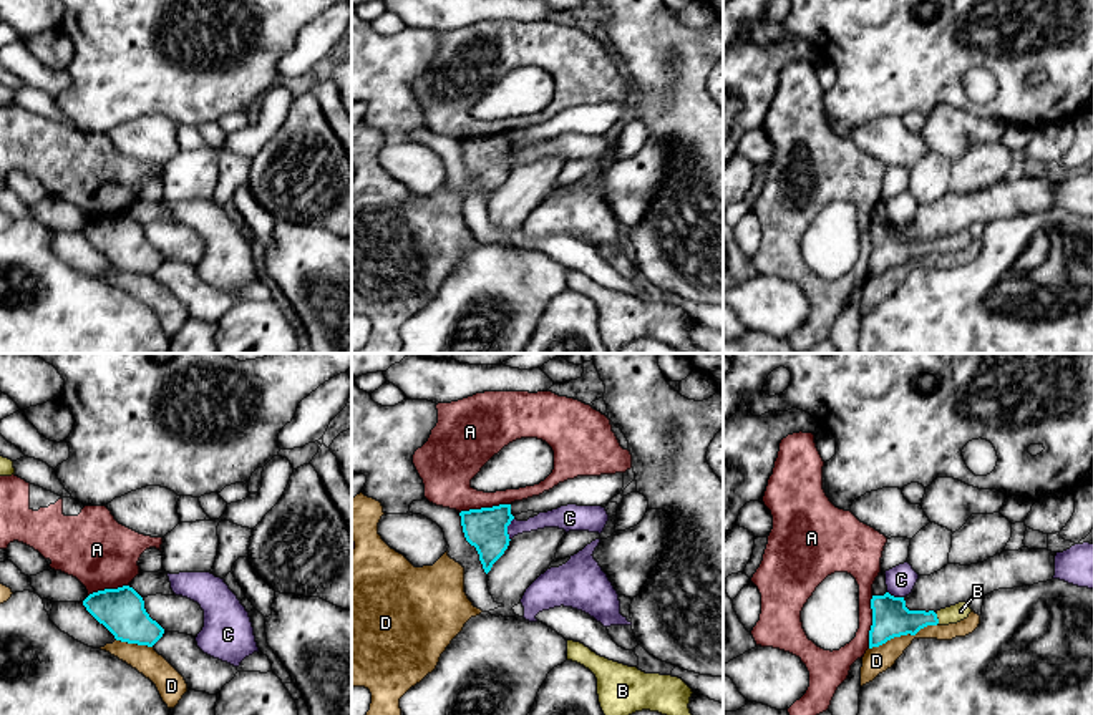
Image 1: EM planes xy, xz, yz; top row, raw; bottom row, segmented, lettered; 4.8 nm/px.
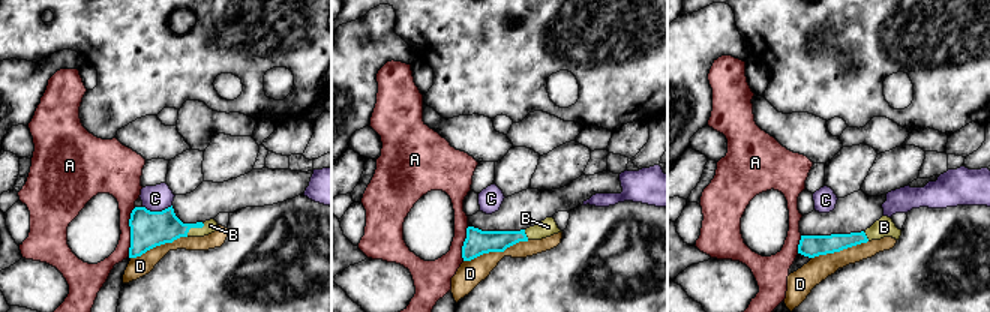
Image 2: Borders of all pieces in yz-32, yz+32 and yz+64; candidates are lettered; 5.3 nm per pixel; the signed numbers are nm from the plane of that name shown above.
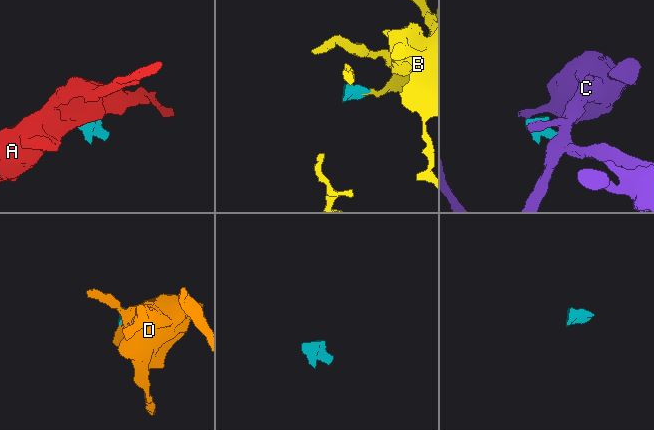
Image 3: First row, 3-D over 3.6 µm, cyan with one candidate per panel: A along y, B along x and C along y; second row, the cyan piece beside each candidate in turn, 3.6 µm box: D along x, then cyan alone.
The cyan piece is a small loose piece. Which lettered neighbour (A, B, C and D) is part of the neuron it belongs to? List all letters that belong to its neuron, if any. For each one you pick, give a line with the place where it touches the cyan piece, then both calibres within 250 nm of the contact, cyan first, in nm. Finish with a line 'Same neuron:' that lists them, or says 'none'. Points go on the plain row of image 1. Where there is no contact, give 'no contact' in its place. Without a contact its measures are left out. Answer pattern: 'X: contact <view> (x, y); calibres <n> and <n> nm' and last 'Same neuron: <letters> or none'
B: contact yz (936, 246); calibres 180 and 90 nm
Same neuron: B

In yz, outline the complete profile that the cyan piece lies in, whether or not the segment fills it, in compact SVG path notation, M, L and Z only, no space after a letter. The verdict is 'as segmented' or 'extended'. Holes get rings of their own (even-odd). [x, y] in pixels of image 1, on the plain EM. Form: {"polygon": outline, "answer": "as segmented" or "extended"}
{"polygon": "M889 221L884 224L872 224L872 254L869 259L869 277L879 275L887 269L901 264L916 264L927 254L957 252L972 241L967 231L934 239L909 239L904 226L894 226Z", "answer": "extended"}

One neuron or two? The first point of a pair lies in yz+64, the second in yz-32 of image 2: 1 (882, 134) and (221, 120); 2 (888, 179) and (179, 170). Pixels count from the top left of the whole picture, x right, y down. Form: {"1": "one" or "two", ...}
{"1": "one", "2": "two"}

